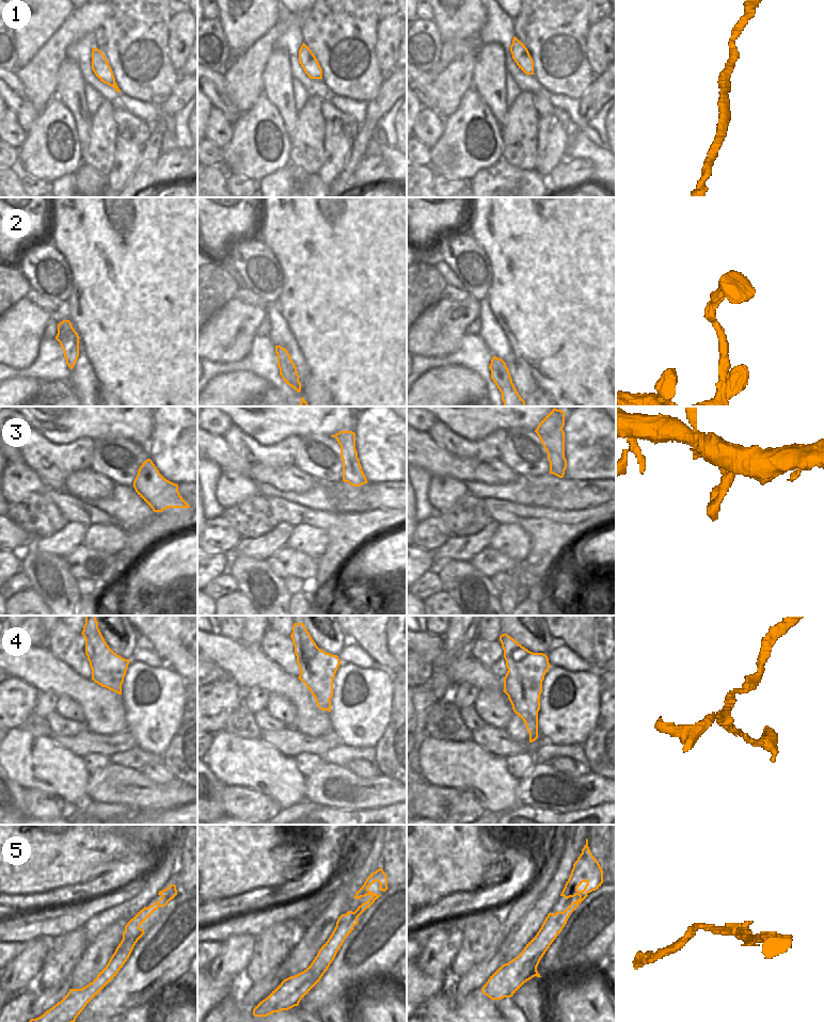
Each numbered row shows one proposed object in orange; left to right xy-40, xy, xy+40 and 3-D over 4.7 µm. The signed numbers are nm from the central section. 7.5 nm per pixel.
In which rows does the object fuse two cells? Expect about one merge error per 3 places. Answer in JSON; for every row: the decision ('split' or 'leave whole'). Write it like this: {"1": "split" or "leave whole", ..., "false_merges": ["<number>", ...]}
{"1": "leave whole", "2": "leave whole", "3": "leave whole", "4": "split", "5": "leave whole", "false_merges": ["4"]}

